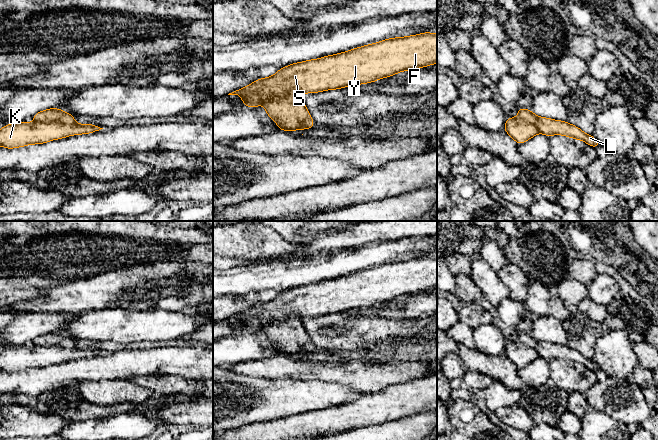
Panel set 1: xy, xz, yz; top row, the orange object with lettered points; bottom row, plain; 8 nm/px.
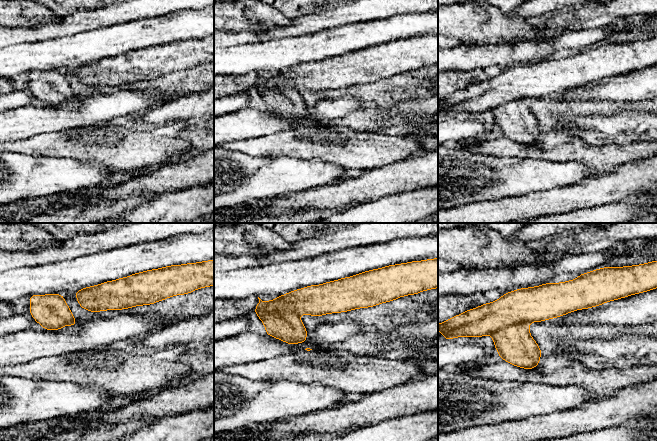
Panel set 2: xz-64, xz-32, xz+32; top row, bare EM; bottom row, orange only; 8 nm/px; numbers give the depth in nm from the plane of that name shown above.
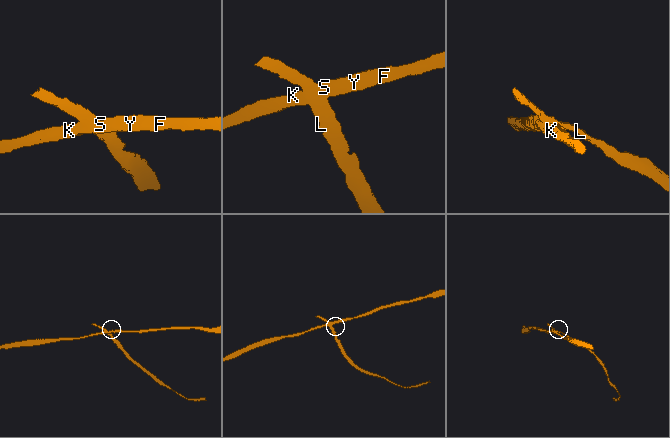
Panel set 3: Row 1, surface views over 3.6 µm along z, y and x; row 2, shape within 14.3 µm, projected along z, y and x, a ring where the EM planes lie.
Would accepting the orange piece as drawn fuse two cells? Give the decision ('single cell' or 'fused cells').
fused cells

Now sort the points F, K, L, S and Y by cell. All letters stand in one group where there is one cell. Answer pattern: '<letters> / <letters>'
F K S Y / L

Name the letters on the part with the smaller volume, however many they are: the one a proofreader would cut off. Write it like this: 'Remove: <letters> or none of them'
Remove: L

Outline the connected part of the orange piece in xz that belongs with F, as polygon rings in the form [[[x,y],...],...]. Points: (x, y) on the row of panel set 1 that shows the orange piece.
[[[424,32],[418,35],[389,38],[350,51],[323,56],[320,59],[293,63],[279,69],[276,74],[270,77],[260,78],[228,95],[241,96],[243,106],[258,108],[259,104],[265,104],[269,99],[277,99],[291,92],[298,92],[299,94],[318,93],[366,84],[393,76],[402,71],[423,68],[436,63],[437,34]]]

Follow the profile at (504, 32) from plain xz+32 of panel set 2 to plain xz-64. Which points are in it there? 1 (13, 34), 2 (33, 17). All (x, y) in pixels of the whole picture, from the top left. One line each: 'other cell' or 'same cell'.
1: other cell
2: same cell

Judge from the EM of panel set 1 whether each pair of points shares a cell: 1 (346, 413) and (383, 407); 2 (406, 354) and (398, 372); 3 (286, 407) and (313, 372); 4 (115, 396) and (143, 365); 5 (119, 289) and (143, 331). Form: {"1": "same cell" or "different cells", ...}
{"1": "same cell", "2": "different cells", "3": "different cells", "4": "different cells", "5": "different cells"}

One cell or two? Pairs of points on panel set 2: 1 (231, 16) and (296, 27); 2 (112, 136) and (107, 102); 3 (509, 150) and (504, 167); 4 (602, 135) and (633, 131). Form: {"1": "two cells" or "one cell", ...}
{"1": "two cells", "2": "two cells", "3": "two cells", "4": "one cell"}

